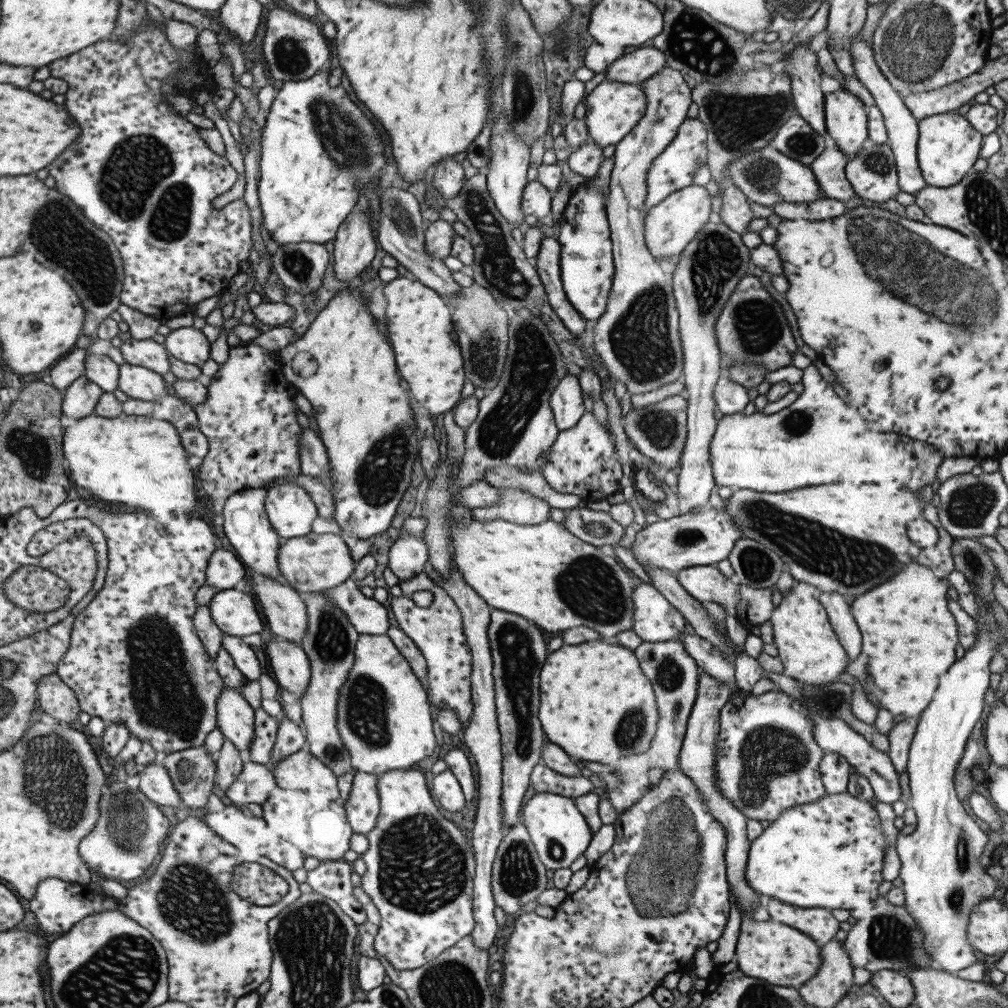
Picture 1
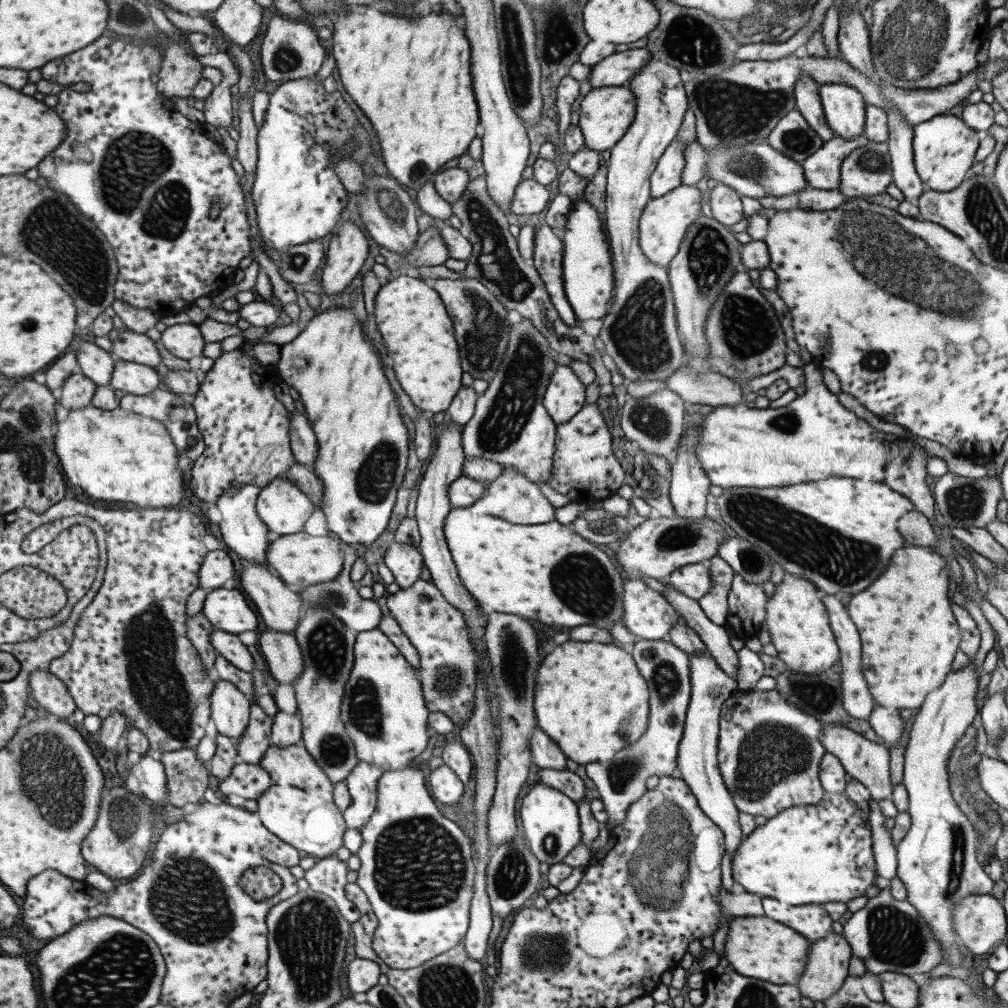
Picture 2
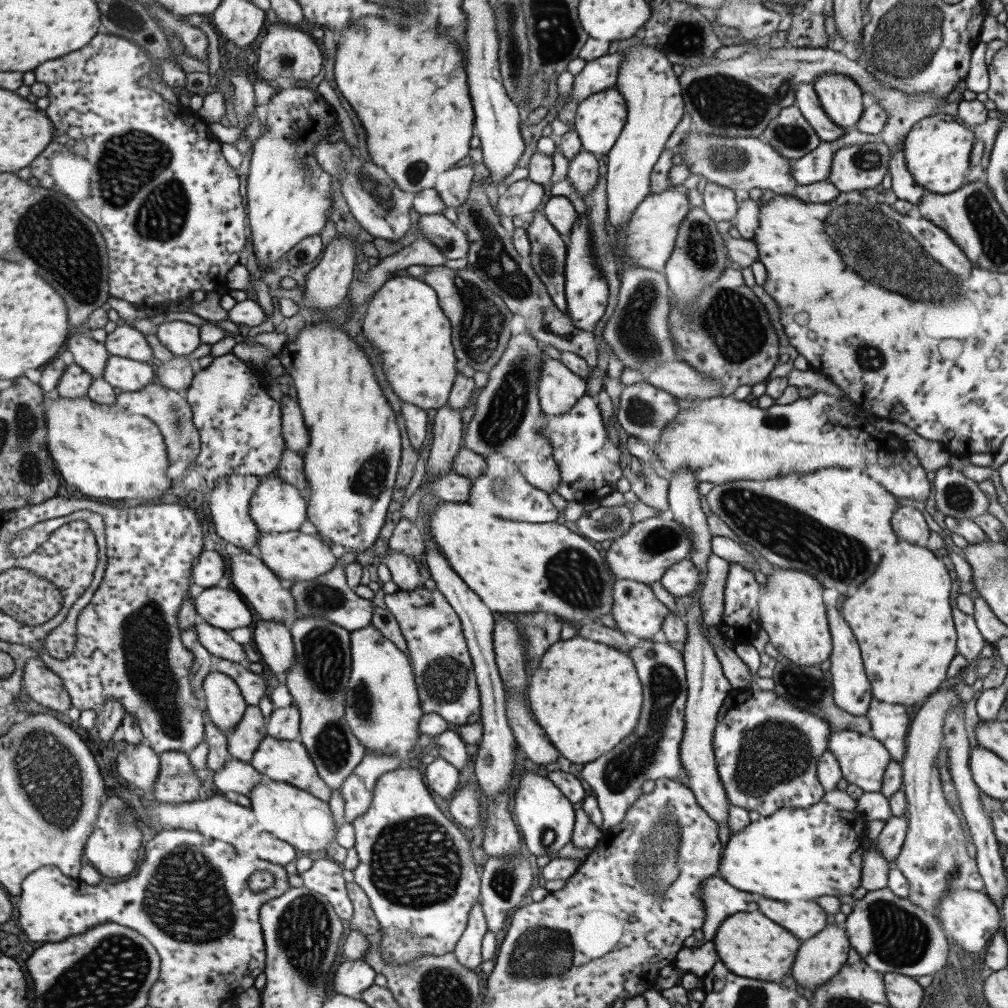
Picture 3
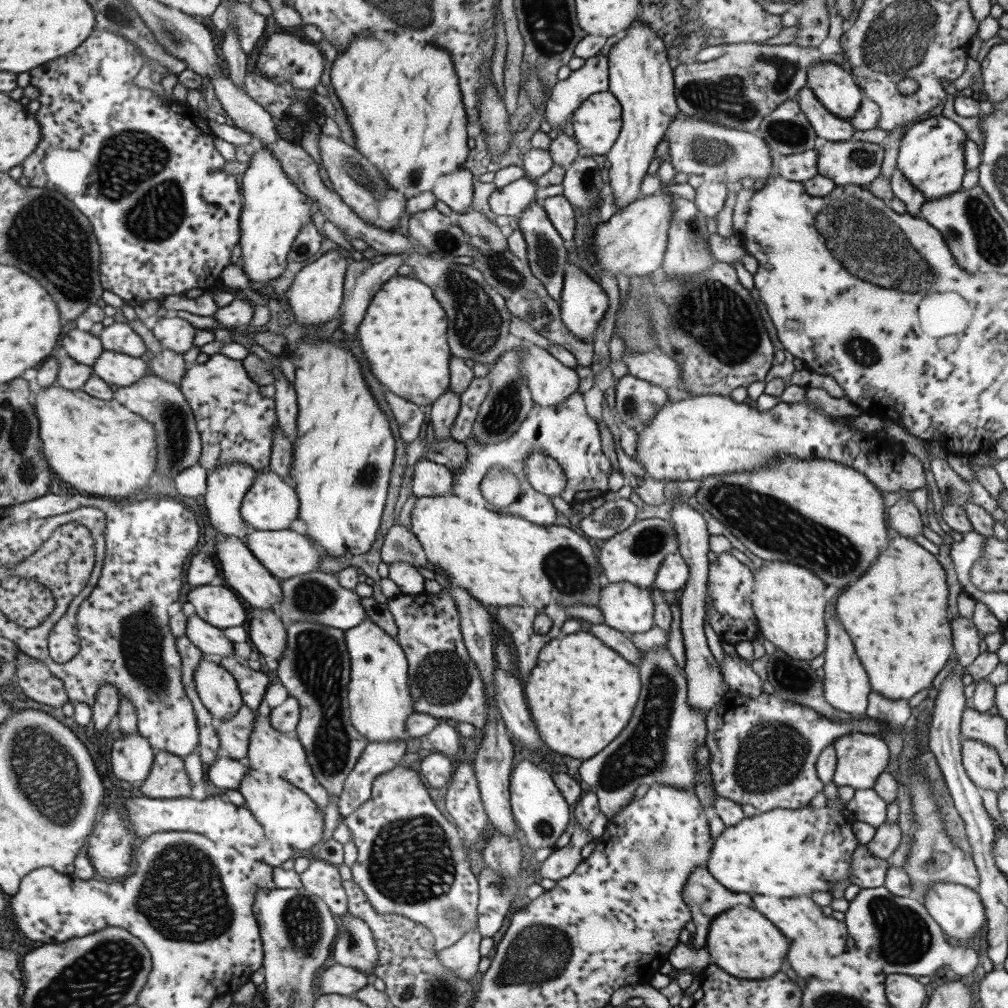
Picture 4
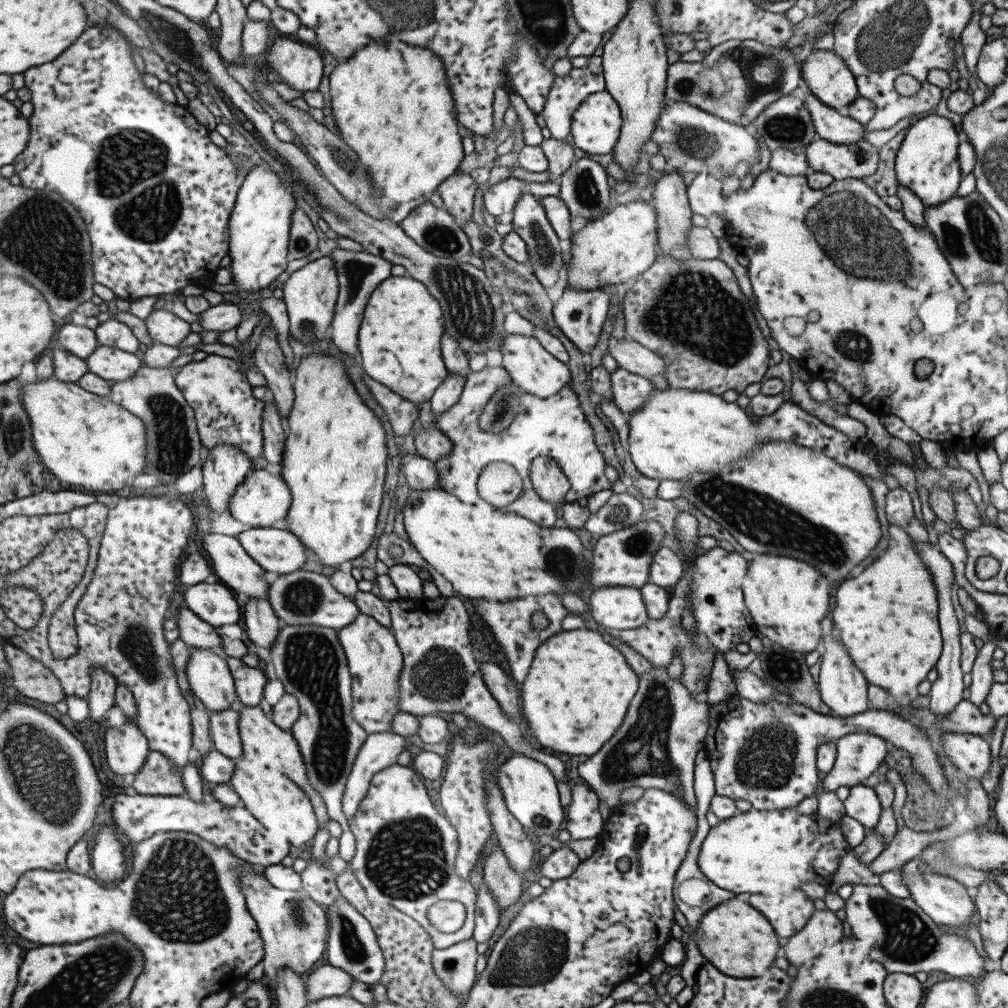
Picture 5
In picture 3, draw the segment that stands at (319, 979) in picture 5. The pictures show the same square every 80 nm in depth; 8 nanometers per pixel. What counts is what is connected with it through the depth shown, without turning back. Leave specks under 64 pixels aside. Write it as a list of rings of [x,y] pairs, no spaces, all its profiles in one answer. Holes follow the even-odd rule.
[[[345,961],[332,970],[330,990],[355,998],[357,994],[373,985],[376,972],[367,965],[367,962]]]

